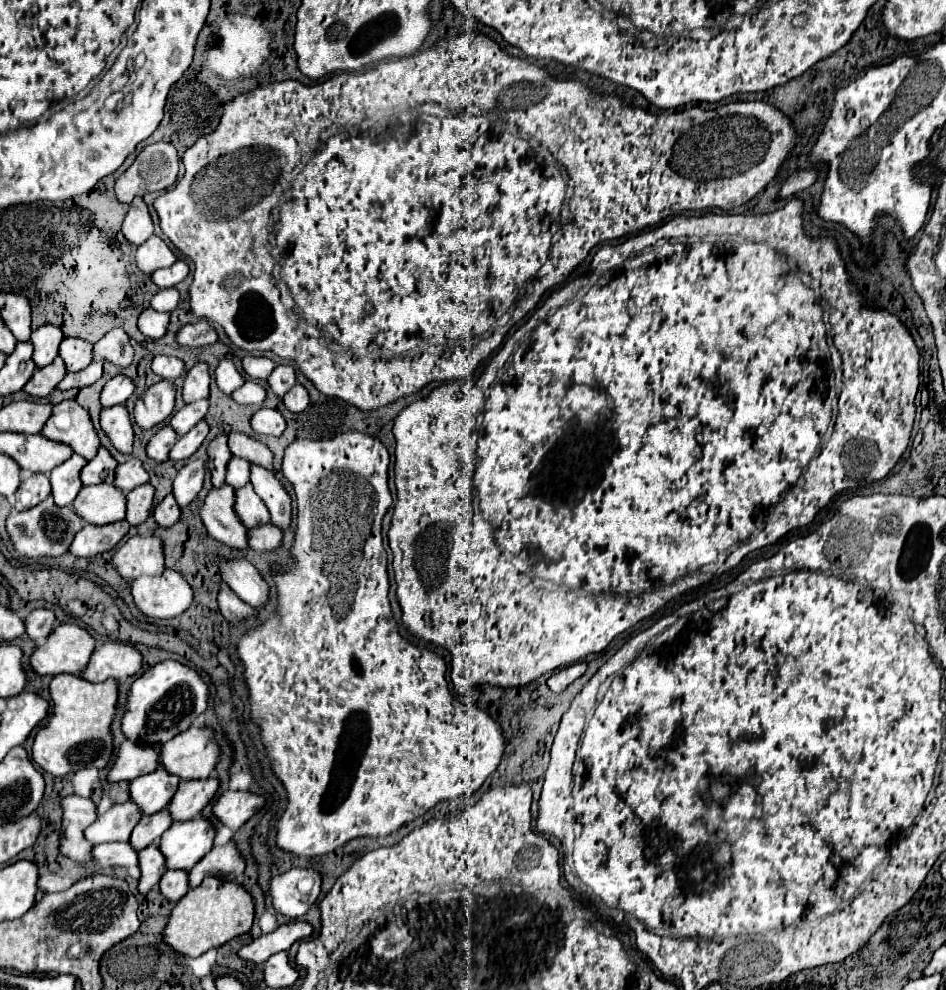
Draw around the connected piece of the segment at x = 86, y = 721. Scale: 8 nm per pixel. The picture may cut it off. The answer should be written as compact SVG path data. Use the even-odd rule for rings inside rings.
M58 674L50 680L50 702L52 716L42 730L36 732L32 744L32 760L52 776L66 776L70 772L82 768L98 768L102 770L112 752L112 734L110 722L116 714L116 698L118 686L116 680L106 680L100 684L92 684L80 680L74 674Z

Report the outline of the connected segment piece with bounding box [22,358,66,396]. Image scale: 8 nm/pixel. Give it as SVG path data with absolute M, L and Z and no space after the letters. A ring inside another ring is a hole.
M56 358L50 366L46 368L36 368L36 372L32 374L32 378L24 384L24 392L30 396L50 396L54 386L58 384L58 380L62 380L66 374L64 362L60 358Z

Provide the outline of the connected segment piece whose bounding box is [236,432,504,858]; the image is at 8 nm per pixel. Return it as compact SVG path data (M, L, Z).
M346 432L346 434L338 434L336 438L330 438L330 440L296 440L292 442L286 450L284 450L284 458L282 458L282 476L292 484L294 492L296 492L296 504L298 504L298 518L296 518L296 530L294 530L294 544L292 544L292 550L290 550L290 556L292 556L292 562L290 566L284 566L284 564L270 564L270 576L272 576L272 582L276 586L276 612L266 620L262 622L260 626L256 628L250 628L248 634L244 634L240 640L238 640L238 648L236 648L236 654L238 654L238 660L242 664L242 678L244 678L244 684L248 688L248 700L250 700L250 718L252 722L260 728L260 738L268 750L268 760L270 760L270 768L274 772L274 776L282 782L284 790L286 790L286 808L276 816L276 846L282 850L282 852L288 852L290 856L296 856L296 858L312 858L312 856L322 856L322 854L328 854L328 852L334 852L338 846L344 846L348 840L352 838L360 838L360 836L370 836L370 838L378 838L378 836L388 836L392 832L396 832L400 826L404 826L406 822L414 820L416 816L422 816L426 814L430 808L434 808L438 802L442 800L452 800L452 798L458 798L462 794L472 794L476 792L482 782L496 770L500 758L502 758L502 752L504 752L504 734L502 734L502 728L500 724L484 710L476 708L476 706L468 707L464 706L462 702L458 702L450 690L448 690L448 684L446 684L446 678L444 678L444 672L446 672L446 664L444 664L444 658L438 656L436 652L432 650L426 650L426 648L418 648L416 644L408 642L406 638L400 636L398 632L398 626L392 618L392 608L389 600L390 581L388 578L388 572L386 572L386 550L382 546L382 518L384 514L388 512L390 504L392 504L392 496L390 496L390 490L388 490L388 464L390 464L390 456L388 456L388 450L386 446L368 436L368 434L362 434L362 432Z

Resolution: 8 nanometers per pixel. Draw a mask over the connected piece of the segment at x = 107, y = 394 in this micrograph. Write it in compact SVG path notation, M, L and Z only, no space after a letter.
M114 376L112 380L108 380L104 384L102 394L100 394L100 404L102 404L102 408L124 404L132 392L134 392L134 384L130 378Z

